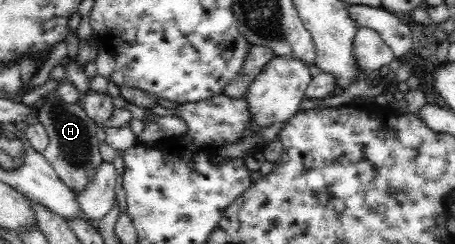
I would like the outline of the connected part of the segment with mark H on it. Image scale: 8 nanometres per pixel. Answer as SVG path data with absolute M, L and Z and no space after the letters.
M55 90L41 96L41 106L33 106L37 120L43 125L49 144L42 152L47 162L53 167L57 176L72 190L83 190L89 182L89 176L95 174L101 164L99 153L100 141L97 139L97 124L87 116L87 113L77 104L64 102L57 97Z

